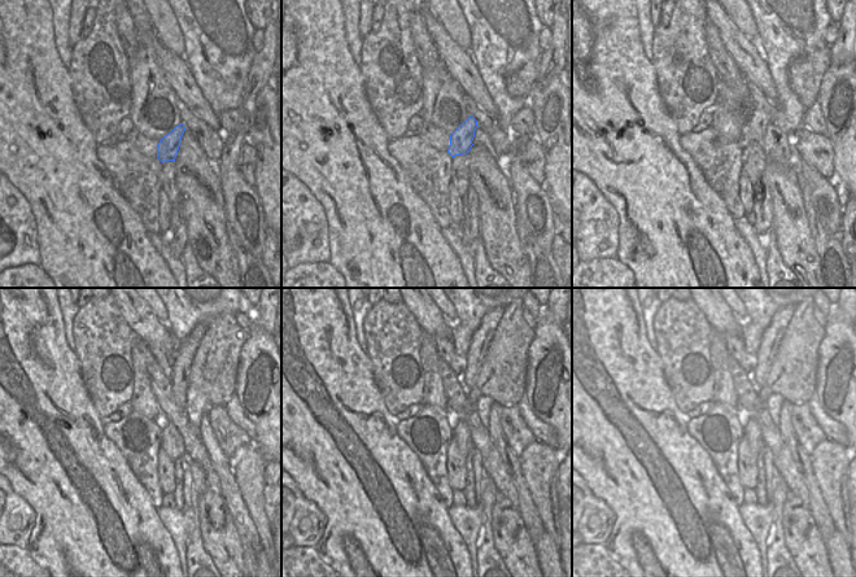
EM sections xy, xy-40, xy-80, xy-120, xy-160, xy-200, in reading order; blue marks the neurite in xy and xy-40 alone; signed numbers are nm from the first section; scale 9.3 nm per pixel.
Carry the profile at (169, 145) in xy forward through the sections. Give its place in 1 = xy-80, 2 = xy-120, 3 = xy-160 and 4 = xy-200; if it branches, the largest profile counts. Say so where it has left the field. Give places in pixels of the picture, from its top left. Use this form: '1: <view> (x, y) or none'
1: xy-80 (752, 131)
2: xy-120 (179, 379)
3: xy-160 (481, 336)
4: xy-200 (773, 333)

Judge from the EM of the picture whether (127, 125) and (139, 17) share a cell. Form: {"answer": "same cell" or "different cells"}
{"answer": "different cells"}

